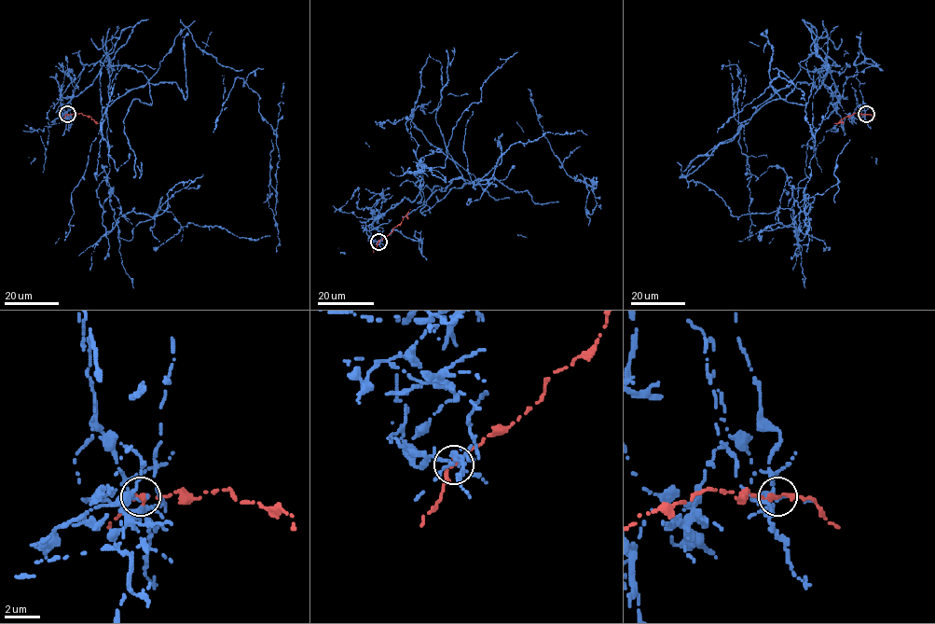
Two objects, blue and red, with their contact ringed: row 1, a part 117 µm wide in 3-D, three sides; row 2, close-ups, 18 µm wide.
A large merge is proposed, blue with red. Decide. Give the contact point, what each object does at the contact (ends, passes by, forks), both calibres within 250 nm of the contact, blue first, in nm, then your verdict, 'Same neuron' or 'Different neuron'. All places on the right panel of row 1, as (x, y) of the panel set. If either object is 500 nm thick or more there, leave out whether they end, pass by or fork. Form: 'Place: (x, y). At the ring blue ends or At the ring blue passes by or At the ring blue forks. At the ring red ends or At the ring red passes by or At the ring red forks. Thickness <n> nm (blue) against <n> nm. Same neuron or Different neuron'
Place: (866, 114). At the ring blue forks. At the ring red passes by. Thickness 200 nm (blue) against 260 nm. Different neuron

